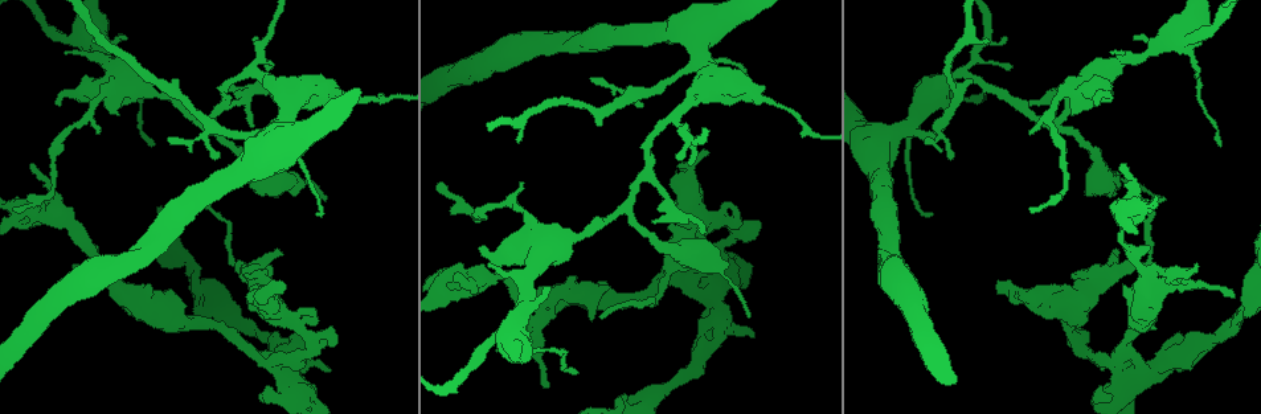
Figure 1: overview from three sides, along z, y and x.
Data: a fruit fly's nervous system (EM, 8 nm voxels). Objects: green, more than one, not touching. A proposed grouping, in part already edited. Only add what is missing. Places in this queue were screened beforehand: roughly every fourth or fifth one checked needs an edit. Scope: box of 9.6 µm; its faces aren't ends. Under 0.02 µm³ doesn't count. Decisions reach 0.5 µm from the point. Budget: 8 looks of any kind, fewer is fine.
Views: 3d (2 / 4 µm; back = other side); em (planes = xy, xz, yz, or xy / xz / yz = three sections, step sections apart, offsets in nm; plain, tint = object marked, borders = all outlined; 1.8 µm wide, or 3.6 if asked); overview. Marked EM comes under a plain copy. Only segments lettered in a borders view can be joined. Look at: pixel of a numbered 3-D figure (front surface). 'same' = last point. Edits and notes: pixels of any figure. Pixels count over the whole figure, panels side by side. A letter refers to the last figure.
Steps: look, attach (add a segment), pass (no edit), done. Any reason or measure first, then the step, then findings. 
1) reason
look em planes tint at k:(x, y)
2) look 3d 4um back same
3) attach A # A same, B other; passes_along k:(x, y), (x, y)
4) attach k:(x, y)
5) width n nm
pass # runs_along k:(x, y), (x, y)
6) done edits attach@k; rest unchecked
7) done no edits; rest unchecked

a fork
look 3d 4um at 1:(1093, 286)

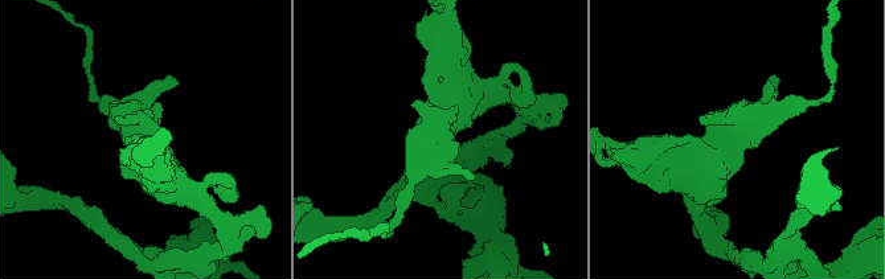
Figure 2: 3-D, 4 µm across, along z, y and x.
need the tissue
look em planes borders at 2:(141, 132)

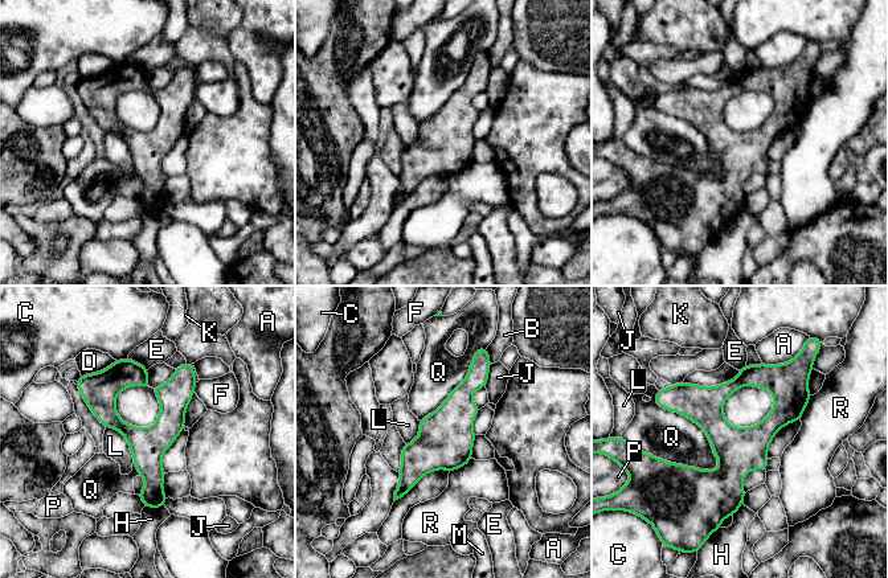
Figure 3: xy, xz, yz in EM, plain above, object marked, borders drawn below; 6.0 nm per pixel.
pass # A other, B other, C other, D other, E other, F other, H other, J other, K other, L other, M other, P other, Q other, R other; border 3:(654, 401), (704, 431), (717, 470); none of them fits

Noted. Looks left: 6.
a fork
look 3d 2um at 1:(1171, 360)

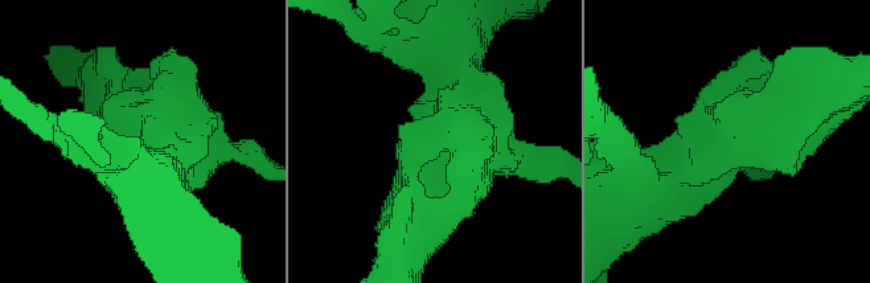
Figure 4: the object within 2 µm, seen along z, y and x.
look em xy step 4 tint at 4:(433, 147)

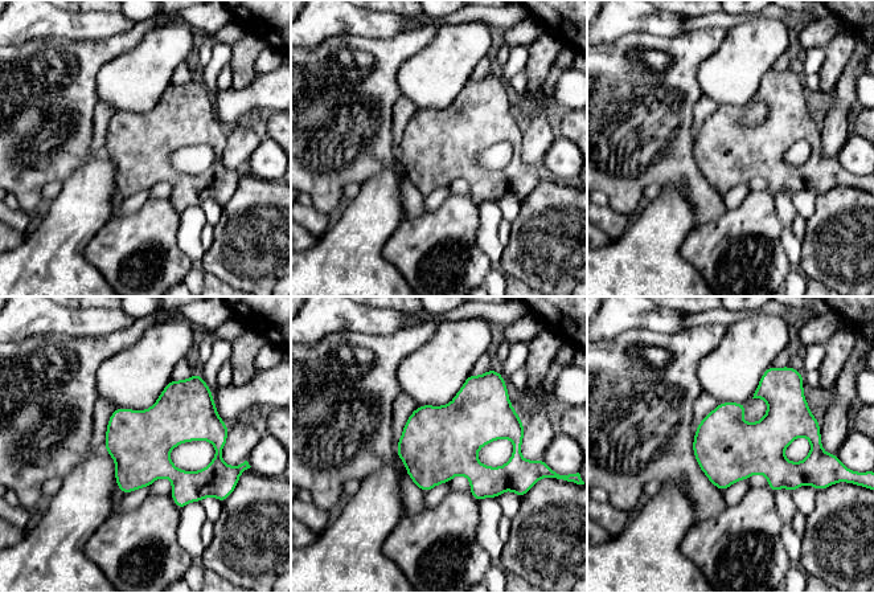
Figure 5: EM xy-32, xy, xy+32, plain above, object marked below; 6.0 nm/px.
look em planes borders same

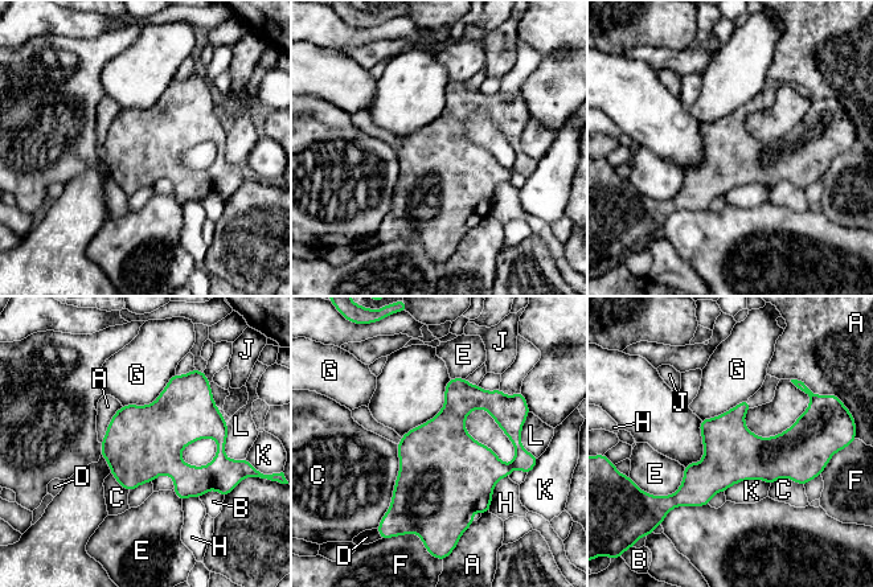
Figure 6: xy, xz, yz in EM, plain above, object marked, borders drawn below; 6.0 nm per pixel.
width 360 nm
pass # A other, B other, C other, D other, E other, F other, G other, H other, J other, K other, L other; none of them fits

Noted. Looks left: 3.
abrupt turn
look em xy step 16 tint at 1:(444, 297)

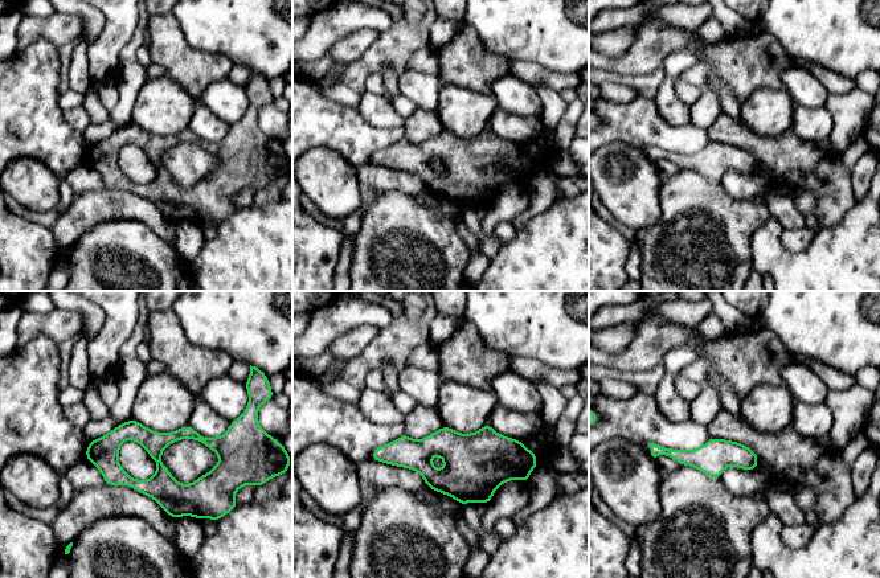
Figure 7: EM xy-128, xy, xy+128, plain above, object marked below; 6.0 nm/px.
another direction
look em yz step 4 borders same

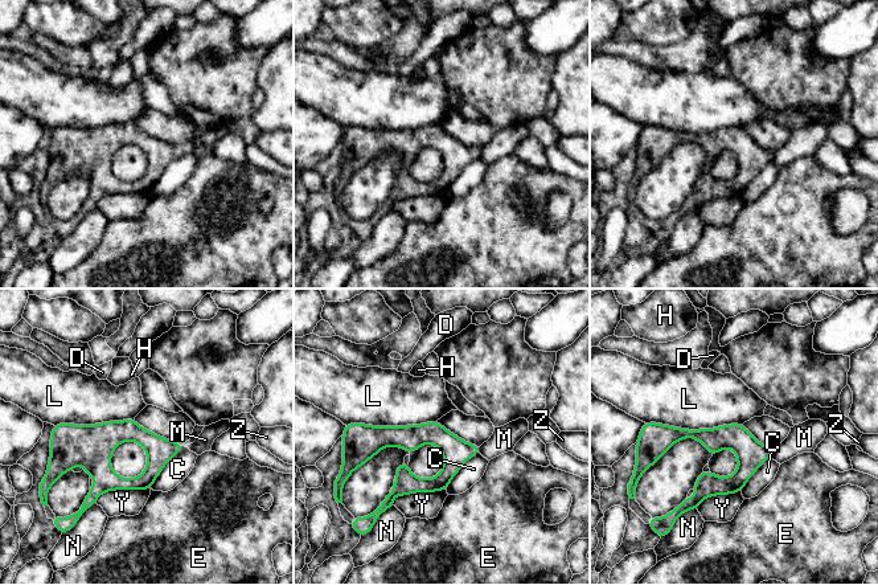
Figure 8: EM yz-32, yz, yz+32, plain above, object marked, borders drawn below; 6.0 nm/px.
pass # C other, D other, E other, H other, L other, M other, N other, Y other, Z other; runs_along 8:(362, 430), (476, 450); no lettered segment goes on from it

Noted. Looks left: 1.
done no edits; rest unchecked

